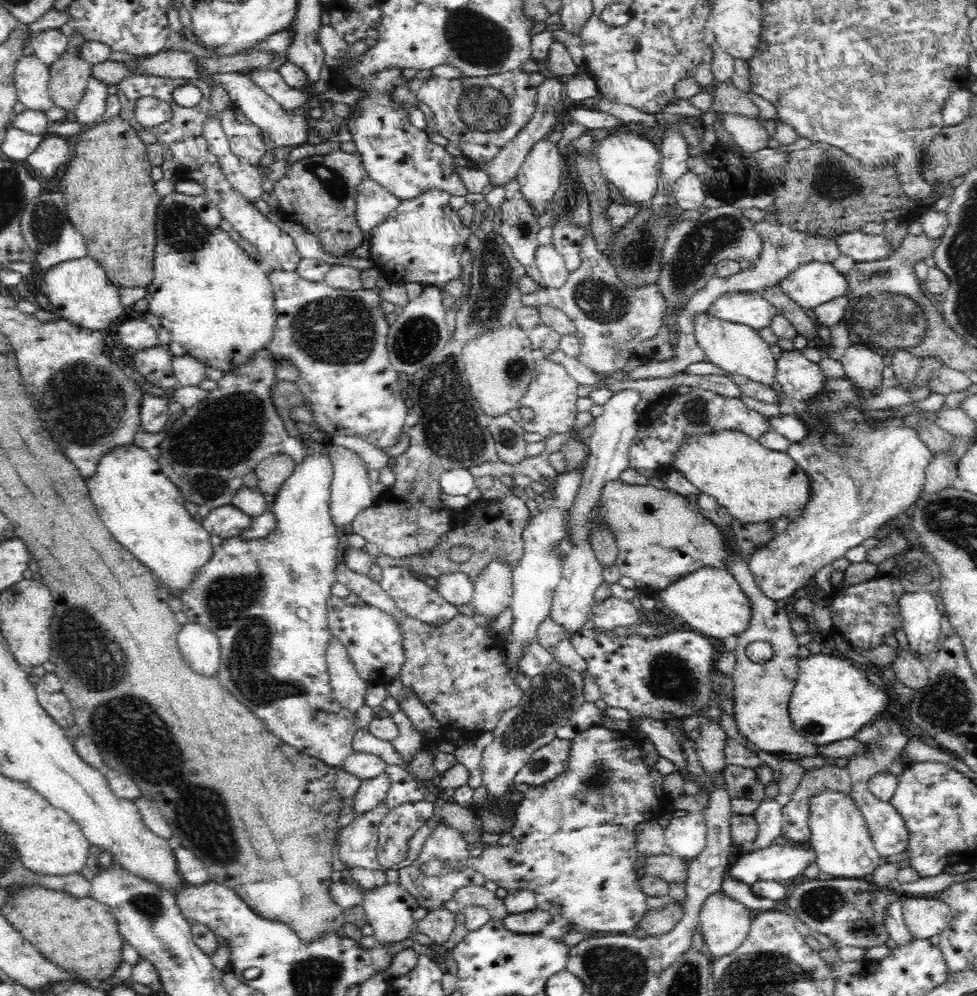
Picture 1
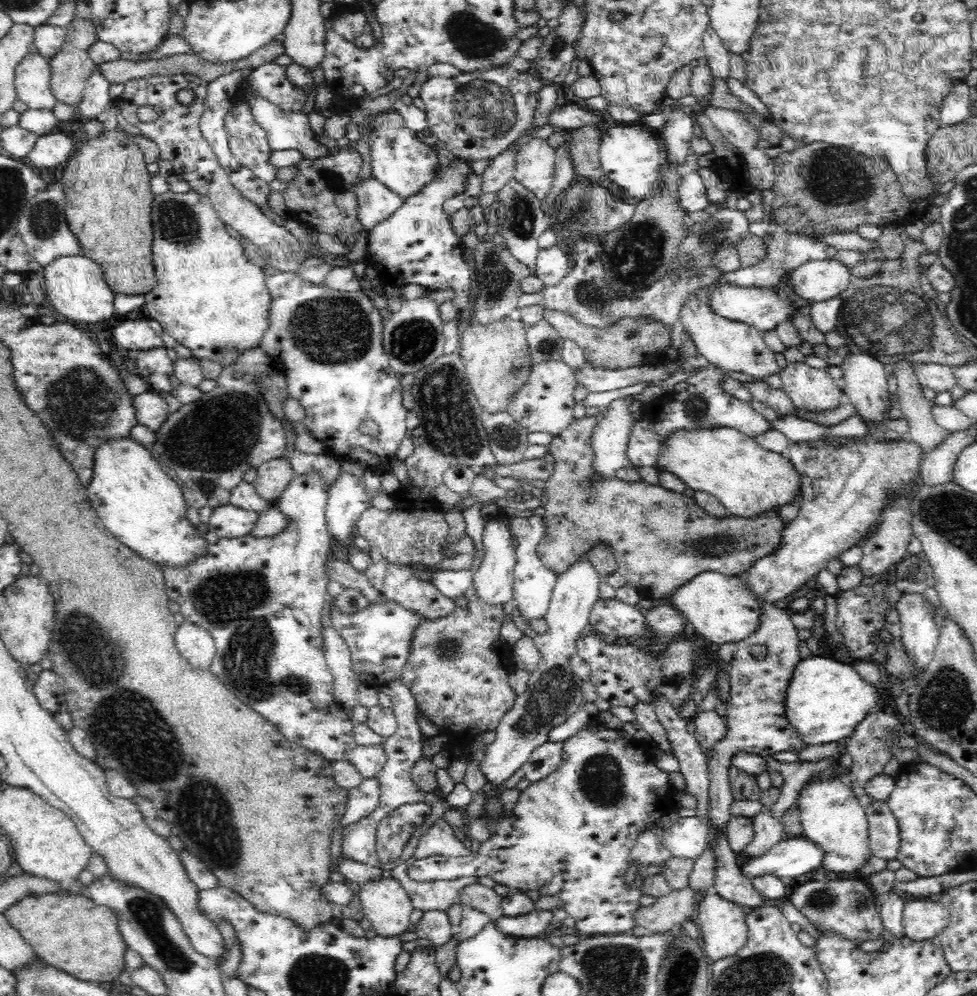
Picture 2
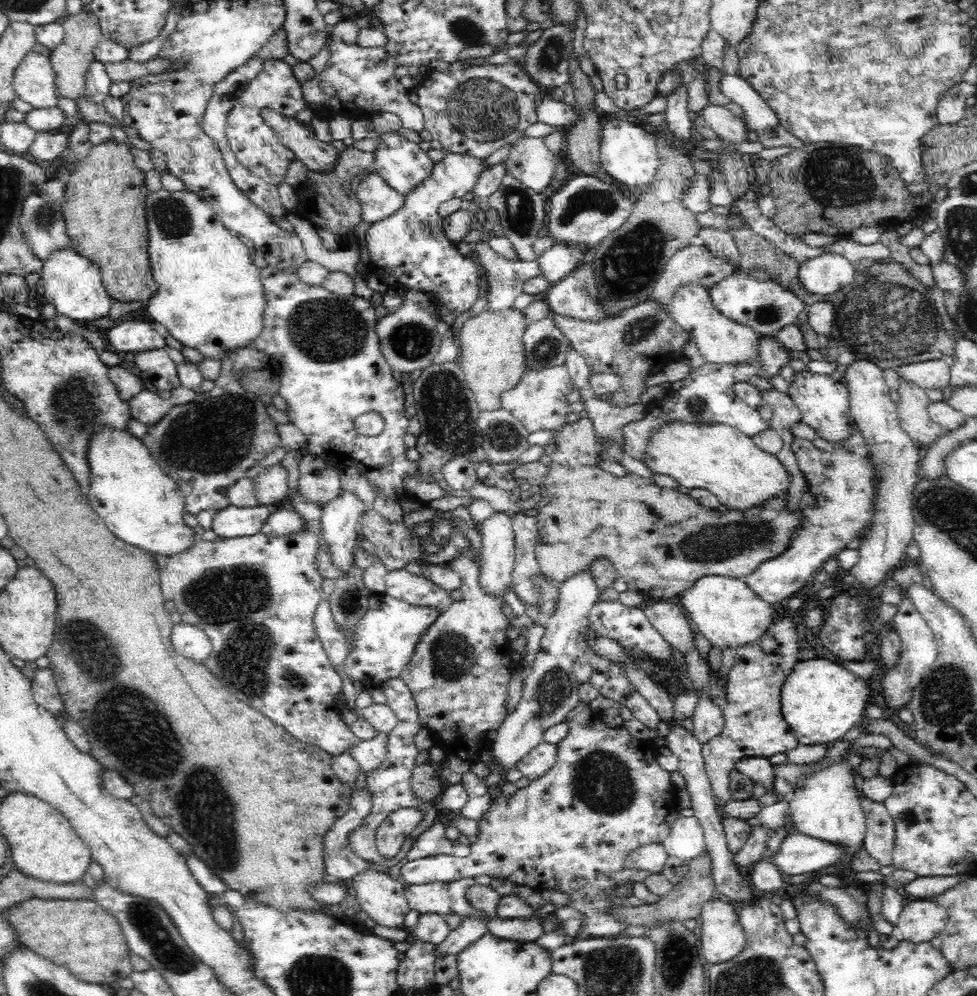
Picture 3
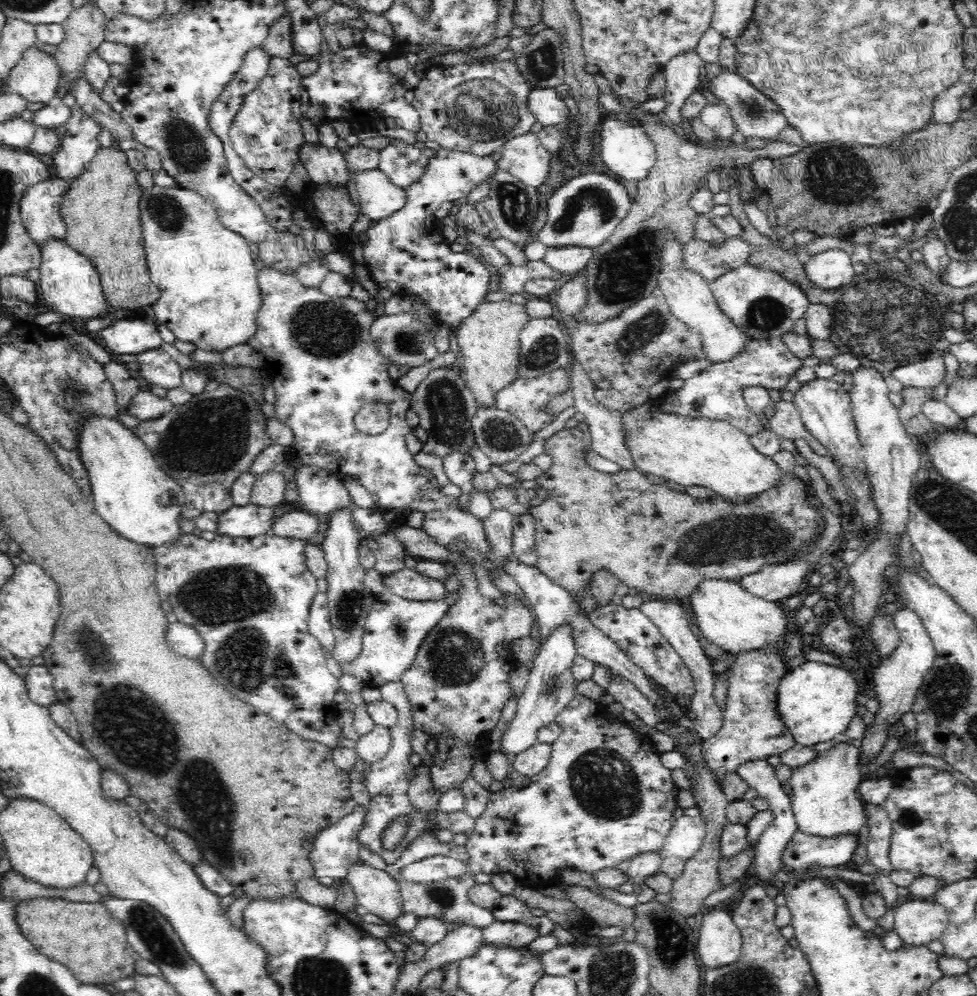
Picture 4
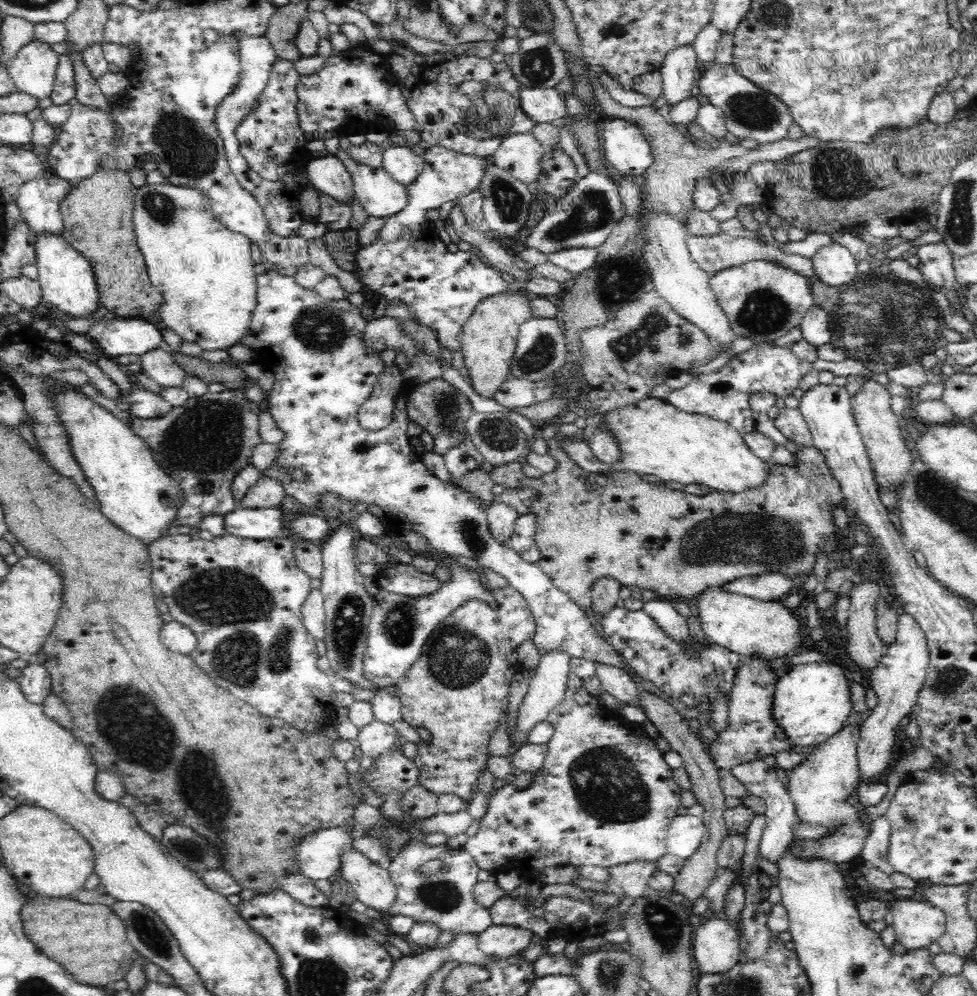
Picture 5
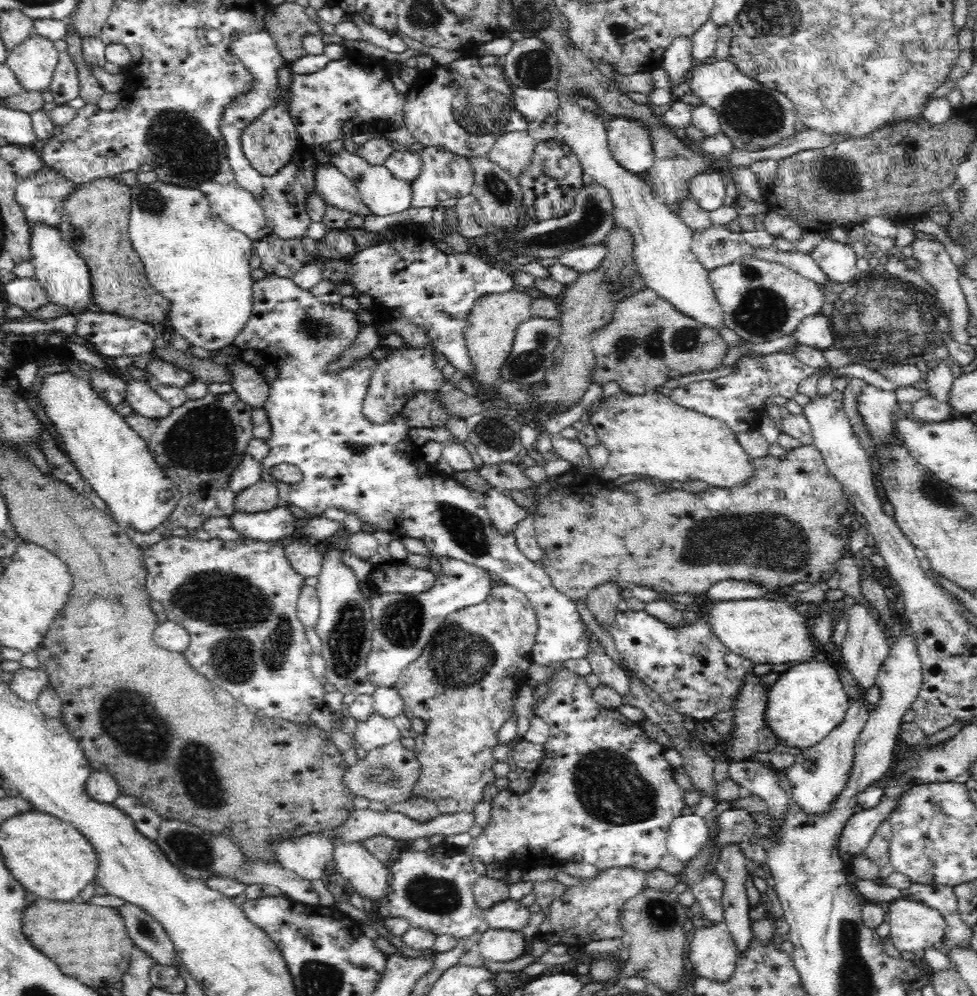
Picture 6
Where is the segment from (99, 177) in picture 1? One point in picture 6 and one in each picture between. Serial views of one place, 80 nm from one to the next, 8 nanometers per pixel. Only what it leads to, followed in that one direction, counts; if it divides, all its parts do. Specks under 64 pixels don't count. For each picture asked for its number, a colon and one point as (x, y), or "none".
2: (108, 201)
3: (104, 207)
4: (101, 209)
5: (97, 213)
6: (95, 218)

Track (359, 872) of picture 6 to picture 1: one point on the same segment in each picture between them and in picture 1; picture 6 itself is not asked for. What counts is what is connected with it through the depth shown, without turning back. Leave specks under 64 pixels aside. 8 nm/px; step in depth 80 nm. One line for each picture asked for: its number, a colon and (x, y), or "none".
1: (389, 909)
2: (386, 905)
3: (381, 896)
4: (377, 891)
5: (373, 886)

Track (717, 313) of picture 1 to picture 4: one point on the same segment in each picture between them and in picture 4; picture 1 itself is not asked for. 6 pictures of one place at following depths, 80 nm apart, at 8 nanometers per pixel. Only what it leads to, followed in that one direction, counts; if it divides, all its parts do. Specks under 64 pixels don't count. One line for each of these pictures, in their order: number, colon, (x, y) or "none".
2: (762, 308)
3: (765, 306)
4: (761, 302)

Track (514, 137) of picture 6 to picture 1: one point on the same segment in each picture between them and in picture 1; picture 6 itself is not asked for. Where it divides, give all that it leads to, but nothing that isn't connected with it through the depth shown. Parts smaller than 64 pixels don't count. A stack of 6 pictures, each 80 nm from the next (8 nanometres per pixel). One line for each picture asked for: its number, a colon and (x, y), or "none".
1: (540, 173)
2: (535, 163)
3: (530, 160)
4: (525, 157)
5: (520, 154)

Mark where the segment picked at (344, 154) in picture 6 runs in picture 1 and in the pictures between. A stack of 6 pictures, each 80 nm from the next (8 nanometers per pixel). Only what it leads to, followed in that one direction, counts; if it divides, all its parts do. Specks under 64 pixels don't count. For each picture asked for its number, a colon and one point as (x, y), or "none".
1: (374, 203)
2: (377, 202)
3: (378, 201)
4: (378, 197)
5: (381, 196)

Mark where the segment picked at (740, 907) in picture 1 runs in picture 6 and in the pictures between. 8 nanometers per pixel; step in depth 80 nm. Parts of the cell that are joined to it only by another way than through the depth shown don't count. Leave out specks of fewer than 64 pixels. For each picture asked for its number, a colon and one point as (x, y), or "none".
2: (723, 926)
3: (722, 936)
4: (719, 943)
5: (716, 947)
6: (713, 953)

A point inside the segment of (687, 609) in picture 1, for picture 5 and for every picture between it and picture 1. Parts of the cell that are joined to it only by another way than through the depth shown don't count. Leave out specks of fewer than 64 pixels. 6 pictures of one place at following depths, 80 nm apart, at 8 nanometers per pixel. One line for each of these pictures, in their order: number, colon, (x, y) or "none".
2: (721, 608)
3: (729, 614)
4: (728, 615)
5: (749, 627)

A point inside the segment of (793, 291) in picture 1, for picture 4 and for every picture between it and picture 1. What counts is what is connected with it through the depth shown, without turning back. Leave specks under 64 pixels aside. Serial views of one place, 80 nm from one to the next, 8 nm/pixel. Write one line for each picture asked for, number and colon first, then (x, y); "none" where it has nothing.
2: (818, 280)
3: (824, 275)
4: (832, 268)

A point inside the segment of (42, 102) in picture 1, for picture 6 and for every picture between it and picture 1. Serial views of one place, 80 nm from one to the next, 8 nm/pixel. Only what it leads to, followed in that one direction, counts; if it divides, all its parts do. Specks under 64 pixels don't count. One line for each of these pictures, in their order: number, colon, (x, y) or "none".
2: (33, 75)
3: (34, 80)
4: (35, 78)
5: (33, 71)
6: (33, 62)

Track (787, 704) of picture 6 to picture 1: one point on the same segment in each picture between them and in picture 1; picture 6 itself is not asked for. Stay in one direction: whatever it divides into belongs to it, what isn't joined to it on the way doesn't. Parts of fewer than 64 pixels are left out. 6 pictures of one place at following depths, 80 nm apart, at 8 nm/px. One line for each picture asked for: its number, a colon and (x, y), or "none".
1: (832, 699)
2: (826, 699)
3: (821, 700)
4: (816, 701)
5: (812, 701)

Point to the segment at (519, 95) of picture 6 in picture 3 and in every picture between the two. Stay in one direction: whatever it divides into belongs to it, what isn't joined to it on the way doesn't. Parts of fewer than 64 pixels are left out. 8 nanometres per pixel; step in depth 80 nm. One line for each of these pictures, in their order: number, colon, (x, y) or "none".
3: (558, 114)
4: (548, 108)
5: (543, 105)

